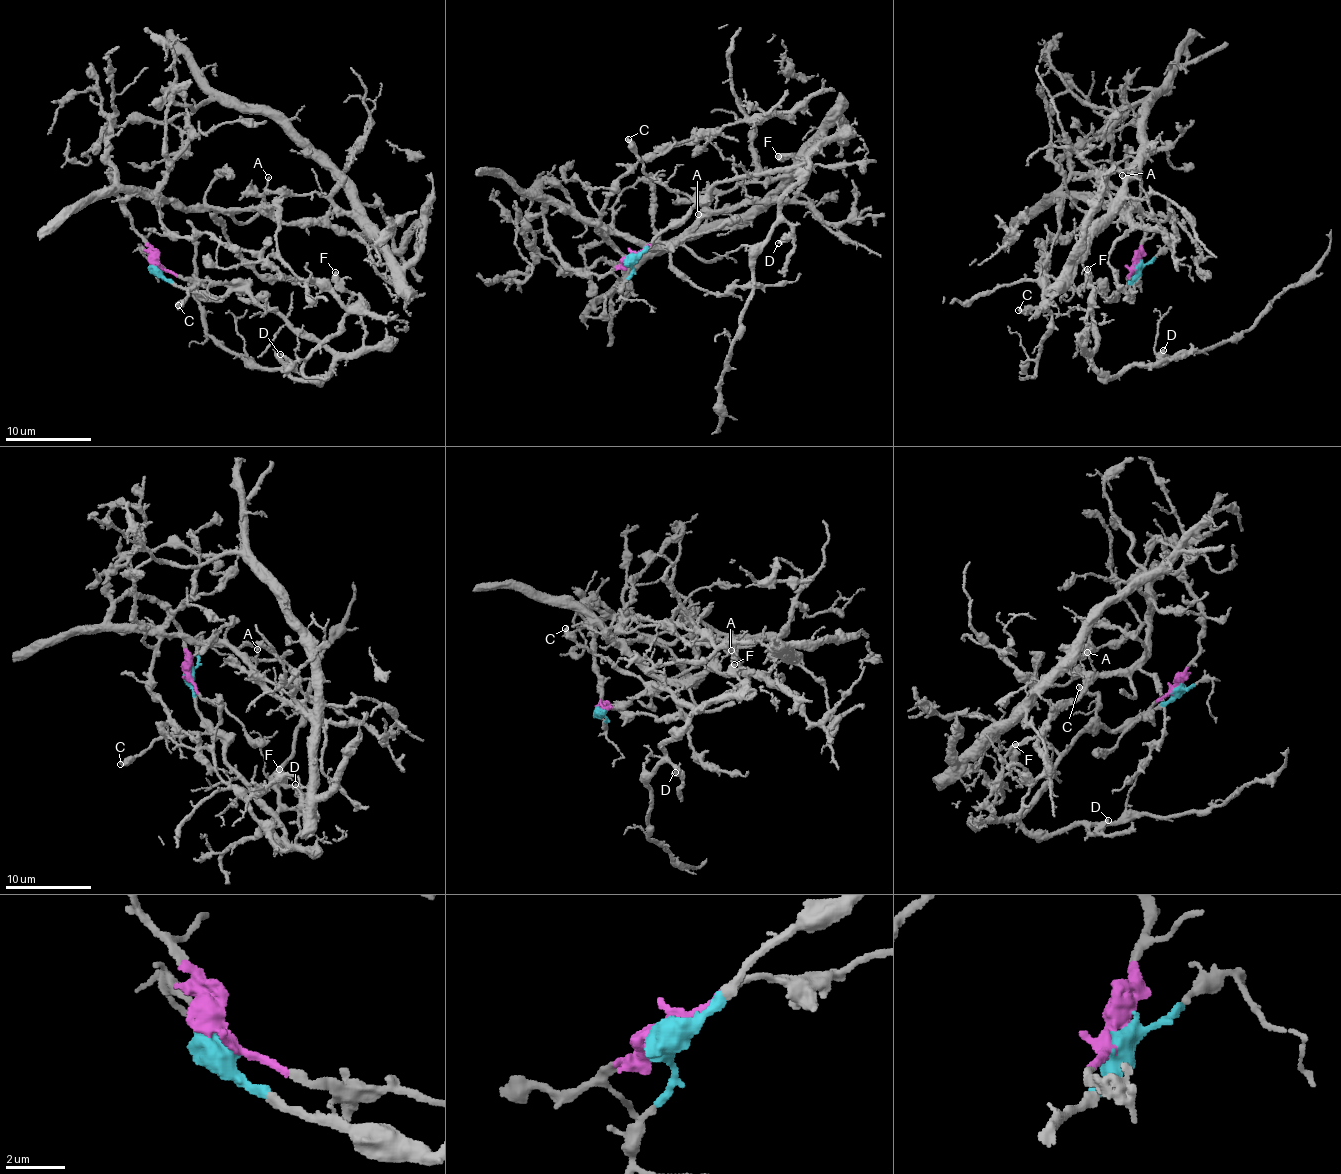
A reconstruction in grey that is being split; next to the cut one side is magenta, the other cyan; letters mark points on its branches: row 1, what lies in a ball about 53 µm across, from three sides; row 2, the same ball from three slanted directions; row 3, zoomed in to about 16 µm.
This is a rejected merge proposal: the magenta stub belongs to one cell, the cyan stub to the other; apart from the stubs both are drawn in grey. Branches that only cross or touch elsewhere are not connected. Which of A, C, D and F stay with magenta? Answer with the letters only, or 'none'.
A

